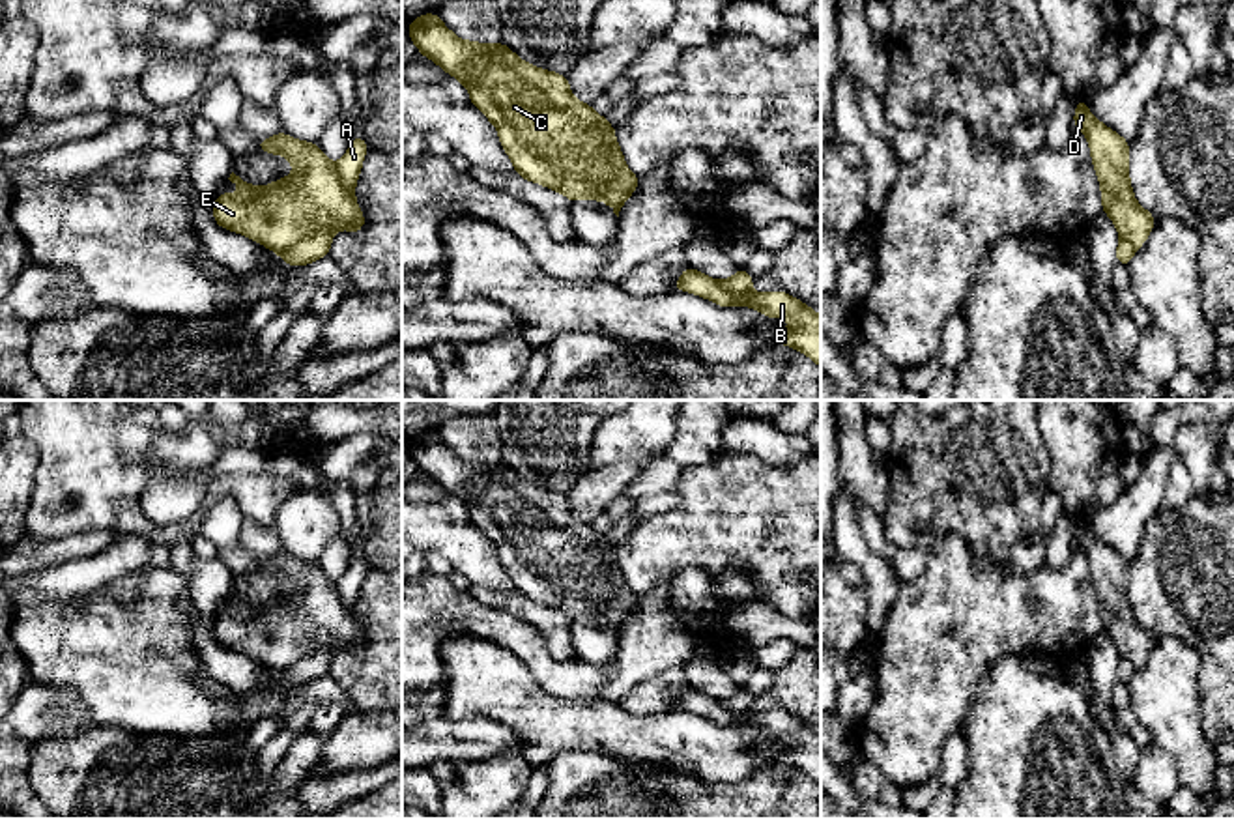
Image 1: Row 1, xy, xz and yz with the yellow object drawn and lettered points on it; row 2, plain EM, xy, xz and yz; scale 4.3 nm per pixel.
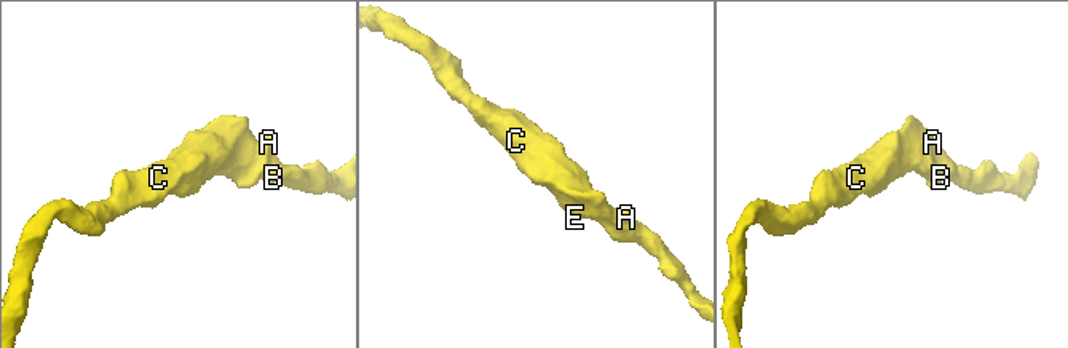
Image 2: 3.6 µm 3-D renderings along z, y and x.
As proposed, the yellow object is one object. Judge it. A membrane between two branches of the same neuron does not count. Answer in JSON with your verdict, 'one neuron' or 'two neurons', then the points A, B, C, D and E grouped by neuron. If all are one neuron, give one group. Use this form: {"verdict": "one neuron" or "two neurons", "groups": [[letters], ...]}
{"verdict": "two neurons", "groups": [["A"], ["B", "C", "D", "E"]]}

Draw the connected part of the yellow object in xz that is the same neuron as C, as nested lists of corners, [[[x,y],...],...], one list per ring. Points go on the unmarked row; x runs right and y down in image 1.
[[[438,432],[421,434],[408,443],[408,449],[419,471],[456,496],[467,507],[471,522],[497,546],[514,591],[563,611],[568,621],[602,619],[619,636],[639,596],[624,582],[615,546],[589,522],[572,516],[565,494],[520,479],[503,460],[497,464],[464,460],[441,441]]]

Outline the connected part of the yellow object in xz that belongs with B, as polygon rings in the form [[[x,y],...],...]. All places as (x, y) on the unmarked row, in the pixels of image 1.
[[[686,686],[681,692],[673,709],[697,712],[720,726],[746,724],[768,737],[791,737],[793,742],[774,757],[774,763],[785,763],[806,772],[821,787],[821,735],[789,712],[778,709],[767,712],[755,712],[752,709],[744,712],[731,712],[724,709],[718,699],[694,686]]]

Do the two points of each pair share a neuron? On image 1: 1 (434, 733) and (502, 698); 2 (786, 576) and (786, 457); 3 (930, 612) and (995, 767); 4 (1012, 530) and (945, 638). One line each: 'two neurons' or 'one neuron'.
1: two neurons
2: two neurons
3: two neurons
4: two neurons

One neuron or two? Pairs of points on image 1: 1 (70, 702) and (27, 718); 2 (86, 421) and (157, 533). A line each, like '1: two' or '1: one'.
1: one
2: one

